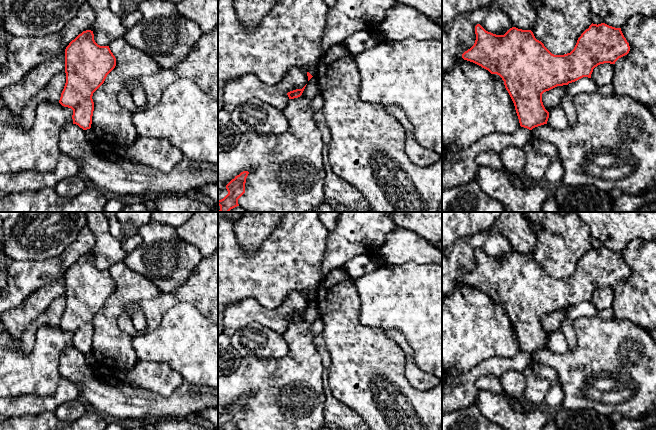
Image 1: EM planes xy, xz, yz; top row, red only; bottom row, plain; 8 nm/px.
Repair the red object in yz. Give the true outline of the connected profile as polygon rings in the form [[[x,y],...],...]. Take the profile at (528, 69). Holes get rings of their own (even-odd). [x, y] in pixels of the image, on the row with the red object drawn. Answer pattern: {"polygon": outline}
{"polygon": [[[592,23],[578,38],[574,49],[564,55],[552,54],[535,38],[531,30],[512,27],[504,35],[496,35],[477,24],[475,34],[474,45],[462,54],[462,58],[502,78],[514,103],[520,126],[529,130],[547,124],[549,112],[542,102],[544,92],[557,86],[568,85],[583,77],[591,78],[595,67],[604,63],[615,64],[630,51],[629,43],[621,28],[605,23],[598,25]]]}

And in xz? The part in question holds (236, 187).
{"polygon": [[[243,171],[226,185],[228,194],[223,199],[218,200],[218,205],[220,206],[218,212],[229,212],[239,206],[238,199],[245,193],[245,183],[248,174],[248,171]]]}

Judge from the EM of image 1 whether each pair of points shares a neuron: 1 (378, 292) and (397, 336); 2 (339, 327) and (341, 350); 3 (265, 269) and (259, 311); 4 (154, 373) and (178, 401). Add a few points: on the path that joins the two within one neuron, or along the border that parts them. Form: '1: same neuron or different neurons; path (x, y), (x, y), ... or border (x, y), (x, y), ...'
1: different neurons; border (384, 329), (397, 329), (411, 347)
2: same neuron; path (341, 333), (341, 344)
3: different neurons; border (283, 299), (274, 308), (252, 298), (237, 301)
4: different neurons; border (183, 380), (166, 396), (160, 396), (148, 390)

